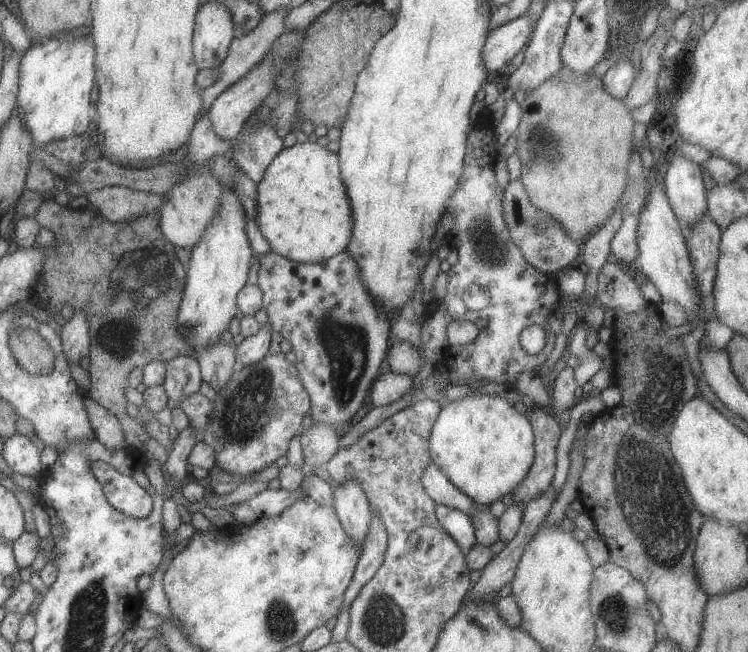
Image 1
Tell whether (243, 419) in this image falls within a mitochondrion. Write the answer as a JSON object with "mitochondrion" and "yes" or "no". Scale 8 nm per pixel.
{"mitochondrion":"yes"}

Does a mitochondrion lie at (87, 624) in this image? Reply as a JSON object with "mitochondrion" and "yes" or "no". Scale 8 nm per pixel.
{"mitochondrion":"yes"}

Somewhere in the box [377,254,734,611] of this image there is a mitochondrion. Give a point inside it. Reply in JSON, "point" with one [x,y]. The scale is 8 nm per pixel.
{"point":[653,503]}

